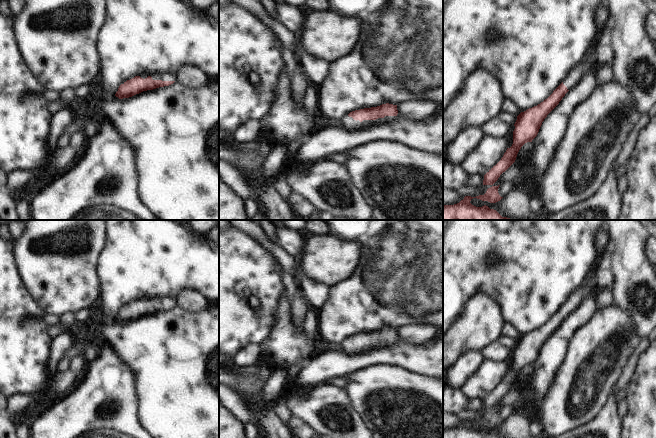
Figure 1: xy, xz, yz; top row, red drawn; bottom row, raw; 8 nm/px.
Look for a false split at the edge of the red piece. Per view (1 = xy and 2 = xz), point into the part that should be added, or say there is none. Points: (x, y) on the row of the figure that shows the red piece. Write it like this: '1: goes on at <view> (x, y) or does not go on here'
1: goes on at xy (164, 76)
2: goes on at xz (348, 123)

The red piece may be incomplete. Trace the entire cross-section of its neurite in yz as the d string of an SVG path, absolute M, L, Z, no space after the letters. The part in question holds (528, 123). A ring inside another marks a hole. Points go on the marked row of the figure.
M596 33L584 59L569 72L565 80L547 99L517 116L514 124L513 144L510 148L507 148L501 160L484 175L483 185L493 185L498 180L500 175L515 162L521 147L527 142L532 142L537 136L542 122L559 104L565 94L585 76L591 74L591 69L598 62L597 47L599 46L600 35L601 33Z

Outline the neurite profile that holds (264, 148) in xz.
M259 142L259 147L257 149L258 153L259 153L259 157L261 159L261 161L263 162L263 160L266 158L267 154L274 148L274 146L266 143L266 142Z

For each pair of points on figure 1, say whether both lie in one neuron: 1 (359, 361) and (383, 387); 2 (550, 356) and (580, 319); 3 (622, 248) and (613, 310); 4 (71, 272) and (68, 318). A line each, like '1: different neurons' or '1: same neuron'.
1: different neurons
2: same neuron
3: different neurons
4: different neurons

